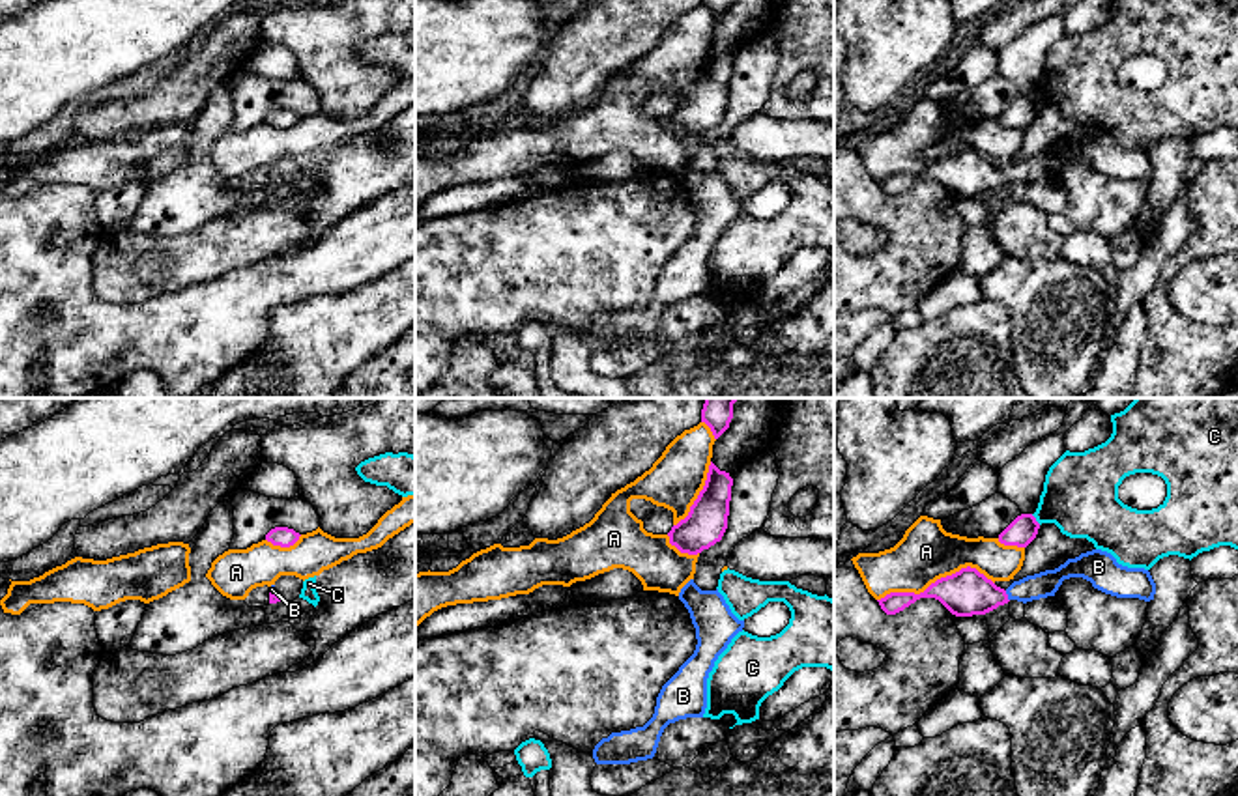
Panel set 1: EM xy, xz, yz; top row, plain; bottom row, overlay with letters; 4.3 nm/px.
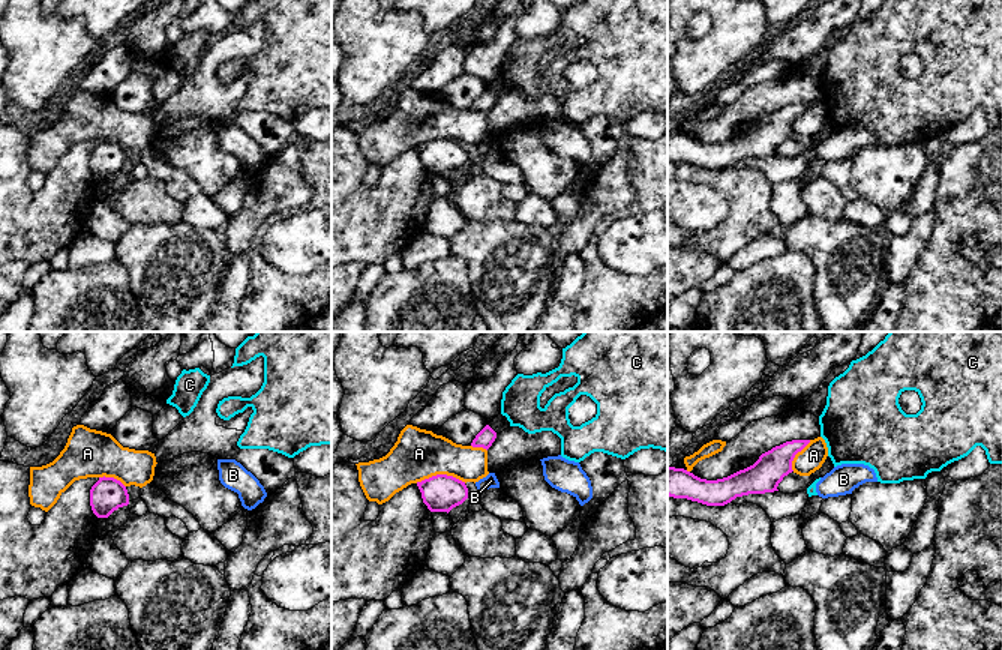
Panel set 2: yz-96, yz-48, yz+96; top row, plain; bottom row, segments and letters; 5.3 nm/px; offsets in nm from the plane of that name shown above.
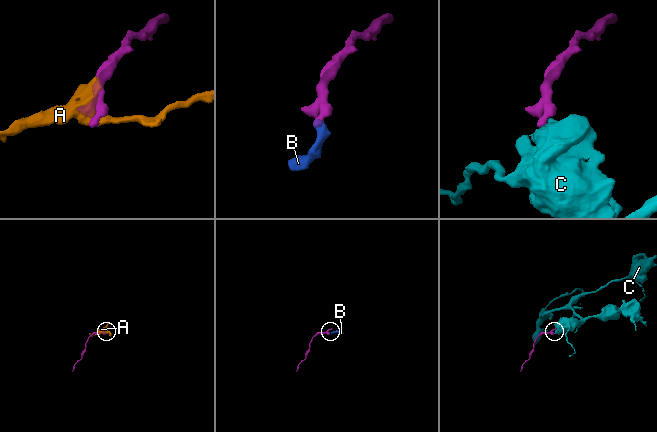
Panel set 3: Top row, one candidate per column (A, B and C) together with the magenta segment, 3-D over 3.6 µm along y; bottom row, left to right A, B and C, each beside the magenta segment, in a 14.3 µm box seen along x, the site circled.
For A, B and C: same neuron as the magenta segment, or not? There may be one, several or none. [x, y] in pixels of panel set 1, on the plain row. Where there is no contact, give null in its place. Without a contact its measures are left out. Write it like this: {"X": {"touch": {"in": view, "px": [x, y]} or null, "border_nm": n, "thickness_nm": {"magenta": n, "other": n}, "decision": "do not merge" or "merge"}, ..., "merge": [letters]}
{"A": {"touch": {"in": "yz", "px": [937, 161]}, "border_nm": 500, "thickness_nm": {"magenta": 200, "other": 240}, "decision": "do not merge"}, "B": {"touch": {"in": "yz", "px": [1007, 178]}, "border_nm": 50, "thickness_nm": {"magenta": 200, "other": 110}, "decision": "merge"}, "C": {"touch": {"in": "yz", "px": [1035, 101]}, "border_nm": 60, "thickness_nm": {"magenta": 120, "other": 320}, "decision": "do not merge"}, "merge": ["B"]}

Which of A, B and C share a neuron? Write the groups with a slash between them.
A / B / C

